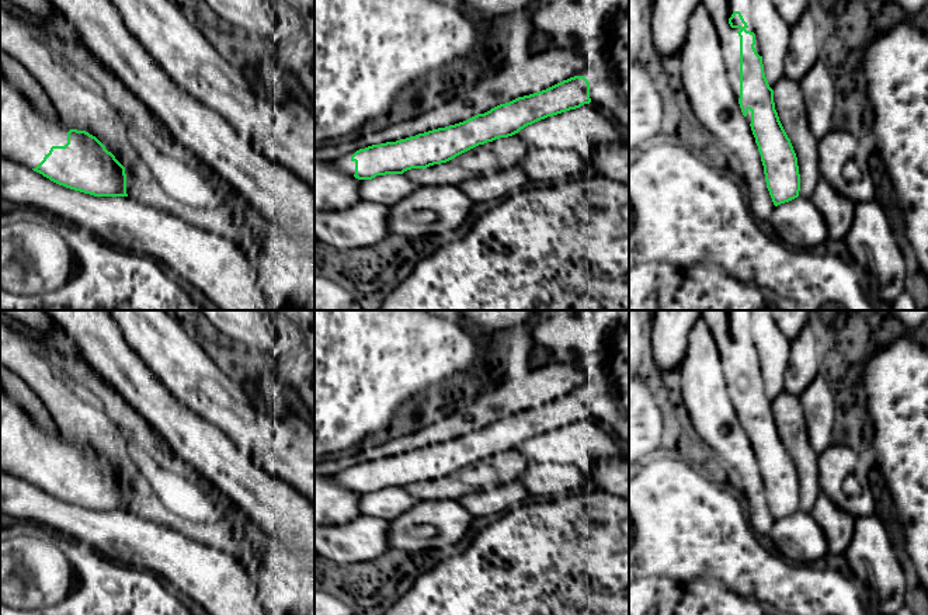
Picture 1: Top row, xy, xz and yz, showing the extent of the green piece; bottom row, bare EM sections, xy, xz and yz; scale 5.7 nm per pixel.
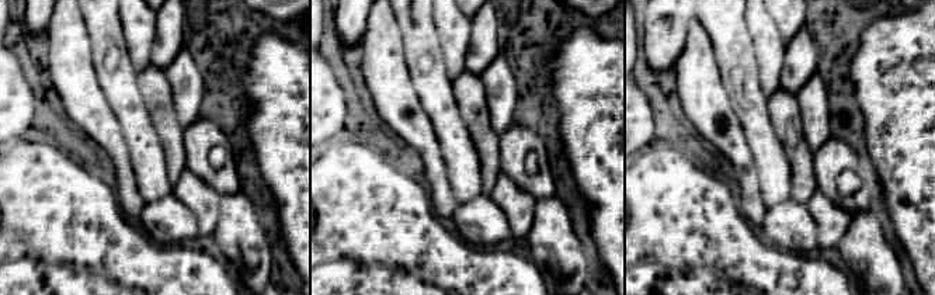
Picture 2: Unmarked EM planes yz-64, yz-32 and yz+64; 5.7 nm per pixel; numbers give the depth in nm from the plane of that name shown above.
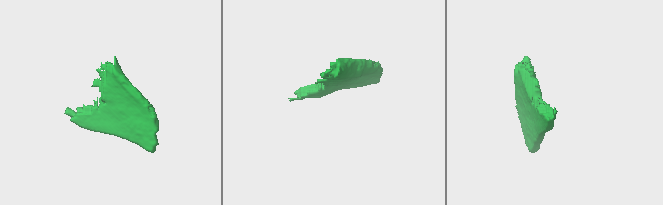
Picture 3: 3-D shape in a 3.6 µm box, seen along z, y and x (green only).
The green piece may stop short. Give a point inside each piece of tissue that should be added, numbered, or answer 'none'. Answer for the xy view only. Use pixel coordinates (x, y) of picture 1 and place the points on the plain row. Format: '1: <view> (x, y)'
1: xy (27, 450)

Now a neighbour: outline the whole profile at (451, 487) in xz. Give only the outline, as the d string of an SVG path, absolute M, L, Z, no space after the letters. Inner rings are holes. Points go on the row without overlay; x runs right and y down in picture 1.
M515 448L479 459L455 473L427 483L411 483L403 489L417 501L460 500L476 491L496 490L501 484L519 482L529 459Z

